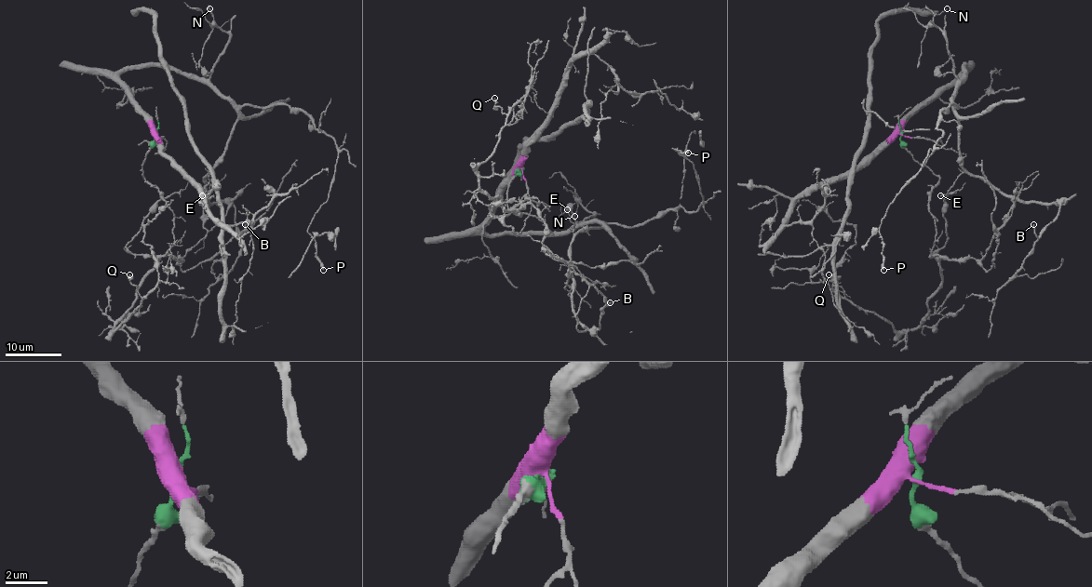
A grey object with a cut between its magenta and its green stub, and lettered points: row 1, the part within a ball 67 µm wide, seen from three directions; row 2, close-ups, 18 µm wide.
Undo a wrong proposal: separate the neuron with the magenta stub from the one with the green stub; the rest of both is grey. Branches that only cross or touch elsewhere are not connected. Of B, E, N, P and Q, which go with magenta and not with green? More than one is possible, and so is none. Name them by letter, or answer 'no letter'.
B, E, N, P

